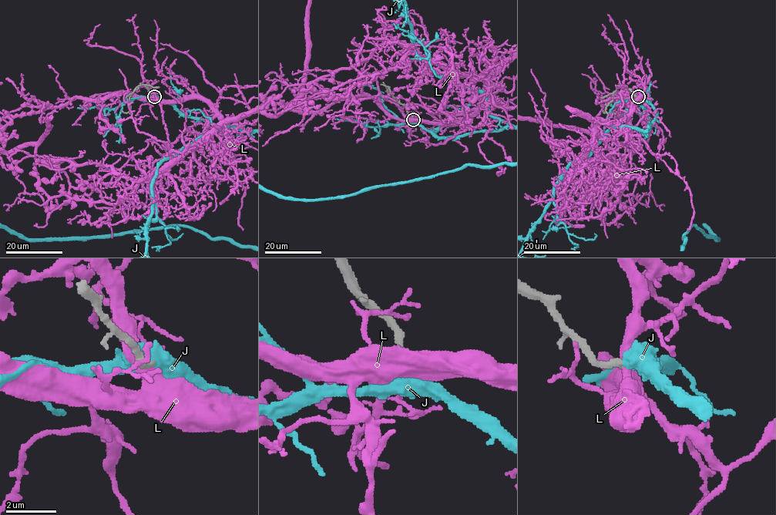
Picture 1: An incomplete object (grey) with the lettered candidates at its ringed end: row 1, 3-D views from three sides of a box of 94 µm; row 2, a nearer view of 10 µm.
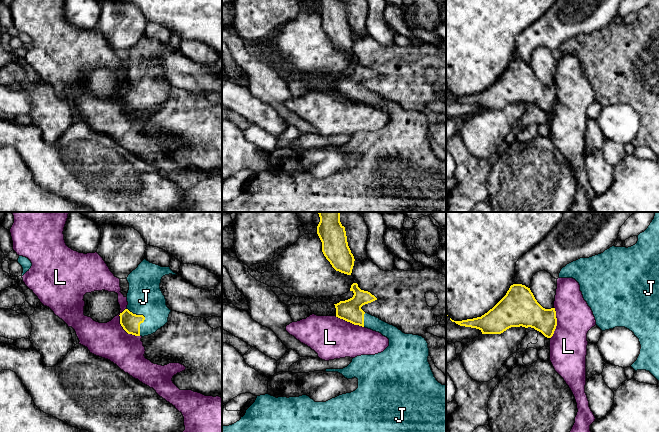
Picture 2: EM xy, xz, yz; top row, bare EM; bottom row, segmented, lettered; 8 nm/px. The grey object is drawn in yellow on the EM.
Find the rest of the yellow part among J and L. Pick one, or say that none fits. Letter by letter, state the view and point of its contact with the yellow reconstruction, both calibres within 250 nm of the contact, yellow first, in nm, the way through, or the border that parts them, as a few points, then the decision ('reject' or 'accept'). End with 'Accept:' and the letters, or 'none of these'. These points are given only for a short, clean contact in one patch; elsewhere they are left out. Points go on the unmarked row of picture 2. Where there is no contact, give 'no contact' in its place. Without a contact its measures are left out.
J: contact xy (144, 94); calibres 150 and 280 nm; way xy (130, 98), (144, 94), (144, 73); accept
L: contact xy (121, 101); calibres 150 and 300 nm; border xy (125, 84), (119, 91), (119, 99), (128, 109), (139, 112); reject
Accept: J

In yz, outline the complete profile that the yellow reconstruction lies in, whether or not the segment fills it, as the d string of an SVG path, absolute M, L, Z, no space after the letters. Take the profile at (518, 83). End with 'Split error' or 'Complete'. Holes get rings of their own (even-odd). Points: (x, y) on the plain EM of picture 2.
M522 60L511 61L509 66L507 67L506 71L492 85L490 85L487 89L485 89L481 93L462 96L462 97L454 97L451 94L450 94L450 96L460 102L479 105L482 108L482 110L501 110L511 103L522 102L525 104L528 104L528 103L534 104L535 106L541 108L547 114L551 114L553 112L554 107L557 102L557 94L556 94L555 84L551 84L551 85L543 84L535 75L530 64L528 64Z. Complete

